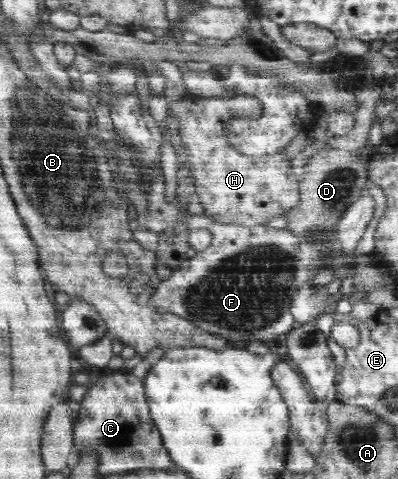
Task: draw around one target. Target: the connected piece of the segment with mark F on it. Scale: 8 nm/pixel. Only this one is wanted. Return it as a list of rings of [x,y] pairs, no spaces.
[[[366,187],[361,190],[360,196],[349,206],[341,217],[340,232],[336,232],[336,226],[329,235],[320,236],[318,239],[298,238],[288,229],[275,229],[266,225],[240,225],[234,223],[220,223],[210,219],[206,215],[183,214],[175,203],[166,202],[164,194],[150,194],[147,196],[147,215],[145,216],[145,228],[163,229],[166,226],[174,226],[184,223],[188,230],[207,228],[213,236],[212,242],[202,251],[197,252],[192,258],[186,257],[179,262],[179,267],[173,269],[173,273],[167,280],[161,281],[150,296],[150,307],[164,309],[177,314],[185,320],[193,322],[198,328],[206,332],[214,332],[215,335],[224,337],[230,343],[246,346],[254,340],[276,340],[280,334],[288,334],[296,327],[296,322],[291,316],[290,303],[295,295],[296,288],[306,283],[314,276],[319,264],[318,250],[326,252],[330,247],[340,247],[349,251],[353,249],[370,220],[374,216],[376,208],[374,199]]]

